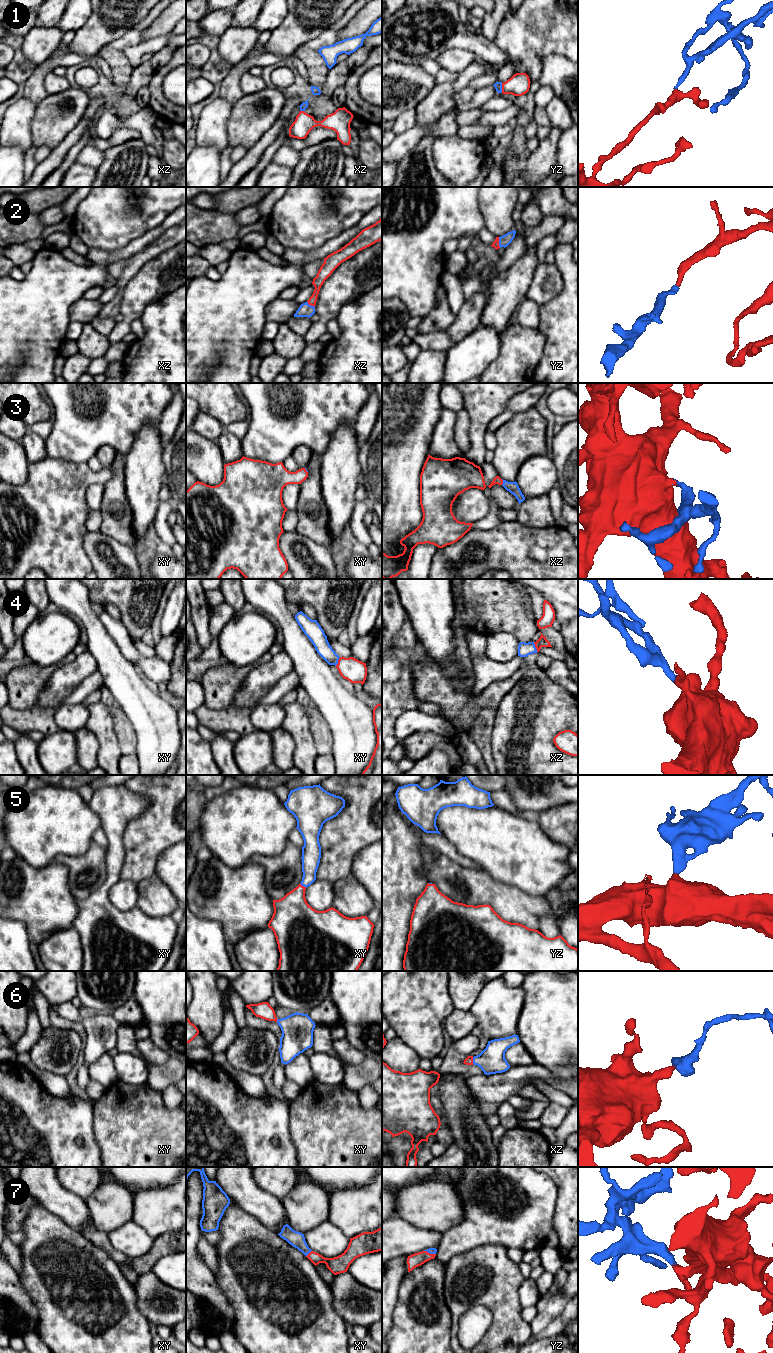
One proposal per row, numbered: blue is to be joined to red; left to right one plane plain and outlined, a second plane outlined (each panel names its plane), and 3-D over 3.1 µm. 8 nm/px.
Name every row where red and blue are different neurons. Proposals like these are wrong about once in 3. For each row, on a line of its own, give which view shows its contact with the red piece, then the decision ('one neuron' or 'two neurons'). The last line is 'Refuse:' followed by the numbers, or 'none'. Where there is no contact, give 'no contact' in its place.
1: yz | one neuron
2: yz | one neuron
3: xz | one neuron
4: xz | one neuron
5: xy | one neuron
6: xz | one neuron
7: xy | one neuron
Refuse: none

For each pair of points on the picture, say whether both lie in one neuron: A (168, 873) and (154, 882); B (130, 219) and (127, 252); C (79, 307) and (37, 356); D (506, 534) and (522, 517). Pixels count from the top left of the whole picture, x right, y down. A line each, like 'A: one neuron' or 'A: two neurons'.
A: two neurons
B: two neurons
C: two neurons
D: two neurons

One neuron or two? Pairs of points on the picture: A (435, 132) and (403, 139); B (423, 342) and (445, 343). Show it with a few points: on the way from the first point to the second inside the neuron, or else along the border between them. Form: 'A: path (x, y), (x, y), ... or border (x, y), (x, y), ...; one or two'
A: path (427, 131), (418, 132), (411, 137); one
B: path (428, 342), (440, 342); one

